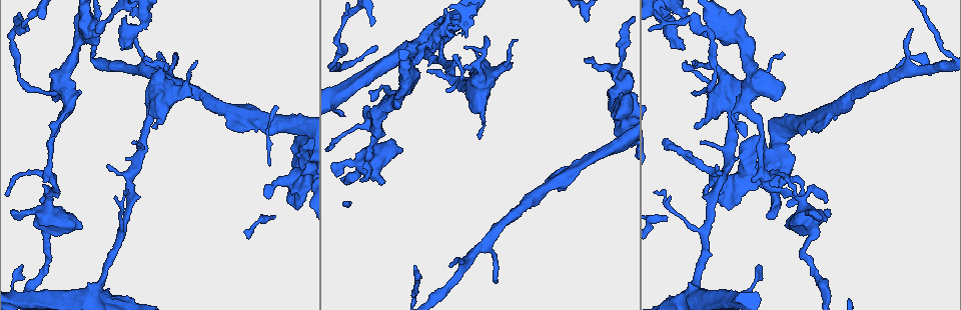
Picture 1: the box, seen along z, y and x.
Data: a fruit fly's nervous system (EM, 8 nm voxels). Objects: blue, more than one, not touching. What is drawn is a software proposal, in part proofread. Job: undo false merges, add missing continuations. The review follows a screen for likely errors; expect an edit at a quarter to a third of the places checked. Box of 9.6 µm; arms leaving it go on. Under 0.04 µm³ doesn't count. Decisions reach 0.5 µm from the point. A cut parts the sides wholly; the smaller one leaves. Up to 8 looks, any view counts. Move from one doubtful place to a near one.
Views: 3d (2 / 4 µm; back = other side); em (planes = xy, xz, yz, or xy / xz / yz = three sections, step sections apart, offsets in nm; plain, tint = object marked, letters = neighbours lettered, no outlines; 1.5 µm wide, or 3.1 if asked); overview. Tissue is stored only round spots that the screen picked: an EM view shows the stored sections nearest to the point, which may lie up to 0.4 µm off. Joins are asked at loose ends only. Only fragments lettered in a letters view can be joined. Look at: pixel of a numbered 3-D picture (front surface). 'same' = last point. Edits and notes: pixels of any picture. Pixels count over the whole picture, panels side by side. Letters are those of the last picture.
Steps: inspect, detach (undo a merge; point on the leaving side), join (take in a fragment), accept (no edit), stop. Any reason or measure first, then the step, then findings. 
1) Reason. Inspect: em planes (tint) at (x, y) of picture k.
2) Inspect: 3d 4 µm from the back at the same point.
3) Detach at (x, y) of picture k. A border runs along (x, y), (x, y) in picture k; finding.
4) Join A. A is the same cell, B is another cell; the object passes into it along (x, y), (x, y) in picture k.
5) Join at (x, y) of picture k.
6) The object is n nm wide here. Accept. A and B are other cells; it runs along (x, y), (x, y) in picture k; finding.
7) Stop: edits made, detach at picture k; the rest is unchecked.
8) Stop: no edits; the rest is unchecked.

Inspect: em xz step 8 (tint) at (463, 65) of picture 1.

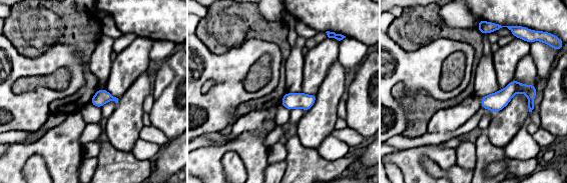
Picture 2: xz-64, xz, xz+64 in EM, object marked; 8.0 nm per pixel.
Another direction. Inspect: em planes (tint) at the same point.

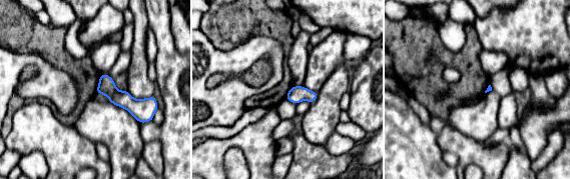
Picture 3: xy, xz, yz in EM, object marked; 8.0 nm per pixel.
Inspect: em planes (letters) at the same point.

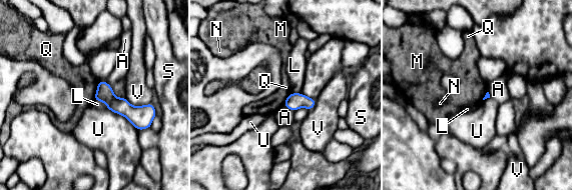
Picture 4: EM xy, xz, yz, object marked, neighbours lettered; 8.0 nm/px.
The longest contact is with U, 320 nm. Accept. A, L, M, N, Q, S, U and V are other cells; a border runs along (93, 97), (94, 100) in picture 4; no lettered fragment goes on from it.

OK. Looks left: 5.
Inspect: 3d 2 µm at (478, 137) of picture 1.

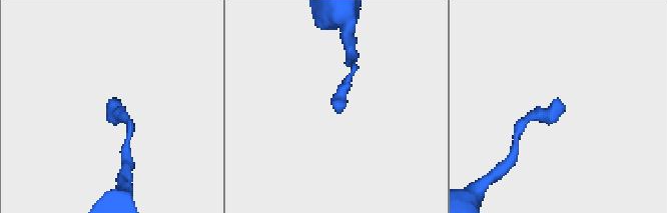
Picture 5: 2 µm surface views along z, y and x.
Inspect: em planes (plain) at (109, 101) of picture 5.

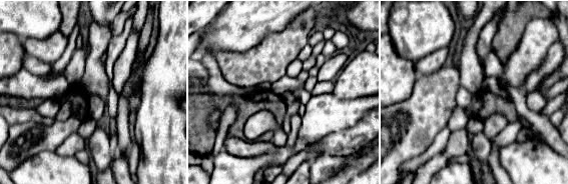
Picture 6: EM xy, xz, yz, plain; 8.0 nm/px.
See the neighbours. Inspect: em planes (letters) at the same point.

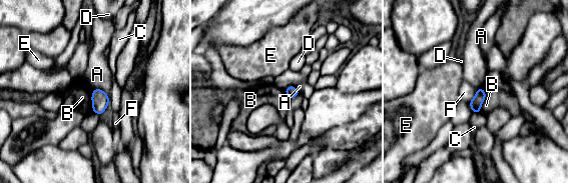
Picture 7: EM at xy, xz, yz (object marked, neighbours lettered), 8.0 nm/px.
Accept. A, B, C, D, E and F are other cells; a border runs along (477, 88), (471, 99) in picture 7; no lettered fragment goes on from it.

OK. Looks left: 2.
Thin end. Inspect: 3d 4 µm at (929, 61) of picture 1.

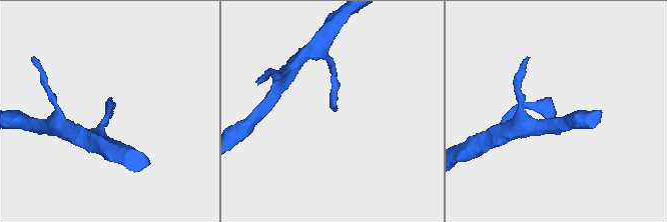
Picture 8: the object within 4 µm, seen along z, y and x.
Inspect: em yz step 4 (letters) at (552, 116) of picture 8.

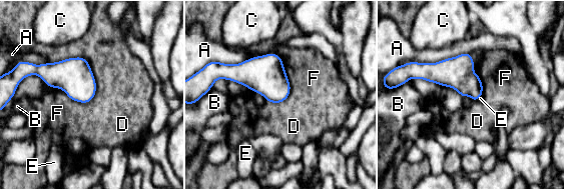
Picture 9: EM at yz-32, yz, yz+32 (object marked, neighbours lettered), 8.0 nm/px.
The object is 220 nm wide here. Accept. A, B, C, D, E and F are other cells; a border runs along (20, 81), (37, 75), (83, 104) in picture 9; no lettered fragment goes on from it.

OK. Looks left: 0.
Stop: no edits; the rest is unchecked.

